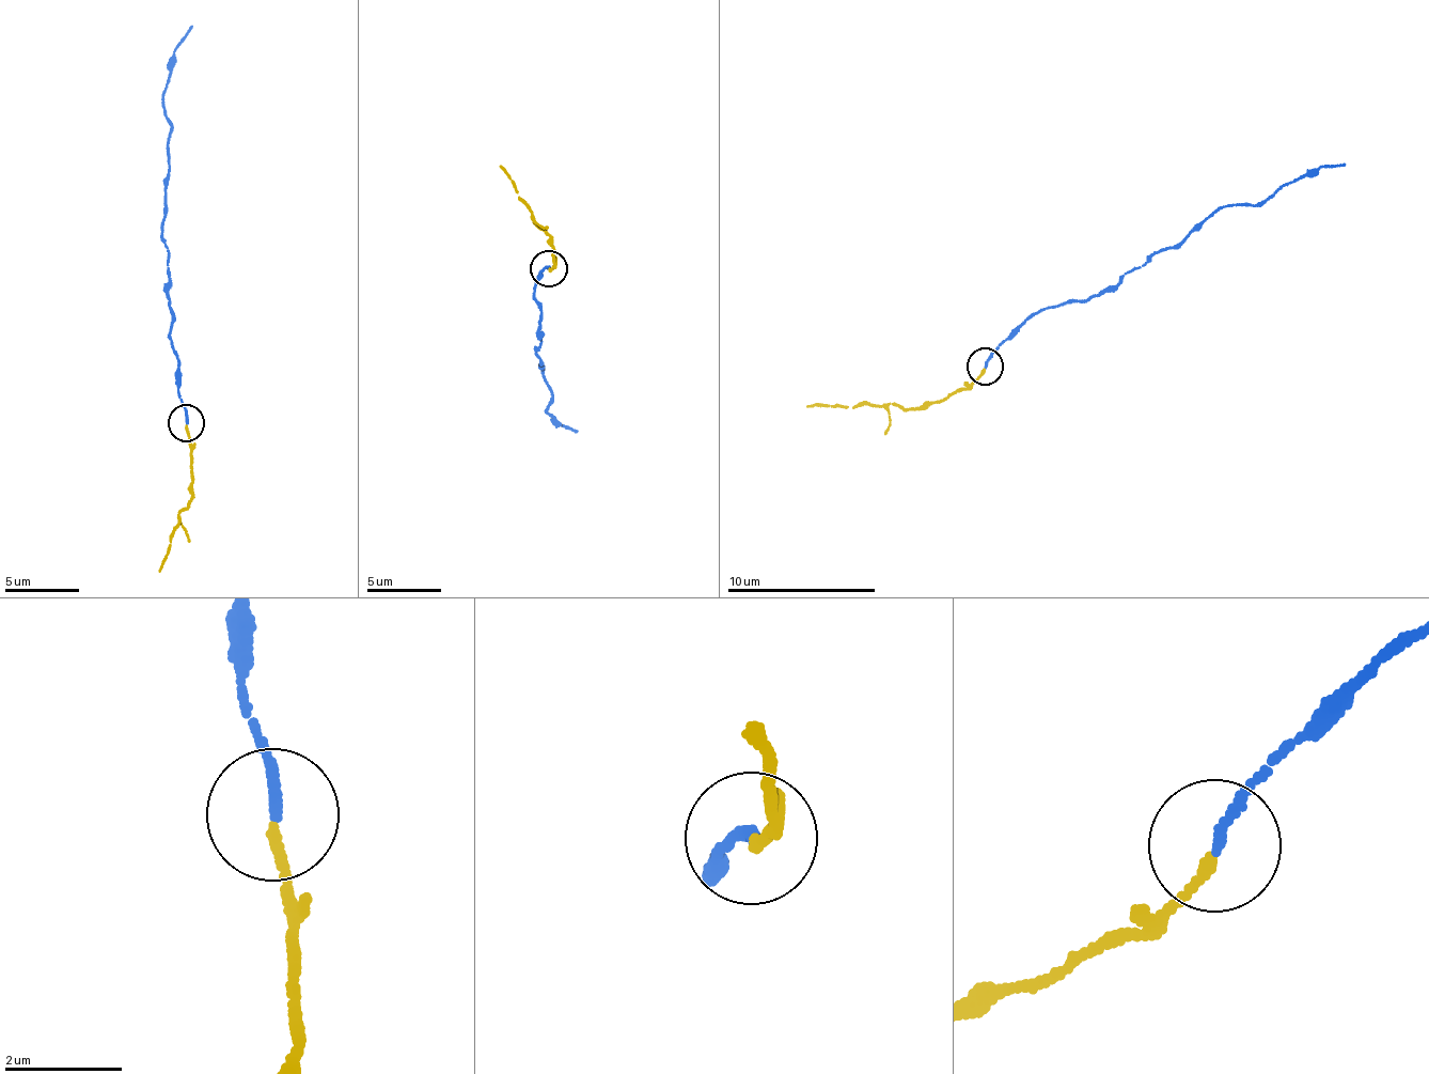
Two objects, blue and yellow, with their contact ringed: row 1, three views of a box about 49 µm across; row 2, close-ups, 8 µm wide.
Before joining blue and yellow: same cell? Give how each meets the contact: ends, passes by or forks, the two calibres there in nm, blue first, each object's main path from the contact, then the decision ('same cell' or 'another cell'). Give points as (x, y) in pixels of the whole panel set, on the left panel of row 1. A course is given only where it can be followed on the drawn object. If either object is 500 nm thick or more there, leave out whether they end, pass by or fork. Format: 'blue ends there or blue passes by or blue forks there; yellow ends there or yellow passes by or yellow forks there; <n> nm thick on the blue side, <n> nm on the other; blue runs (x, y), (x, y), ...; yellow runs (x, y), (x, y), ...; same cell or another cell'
blue ends there; yellow ends there; 160 nm thick on the blue side, 150 nm on the other; blue runs (187, 423), (166, 298), (170, 255), (162, 218), (170, 144), (169, 120), (161, 99), (168, 66), (193, 25); yellow runs (187, 423), (193, 493), (170, 541), (160, 572); same cell

